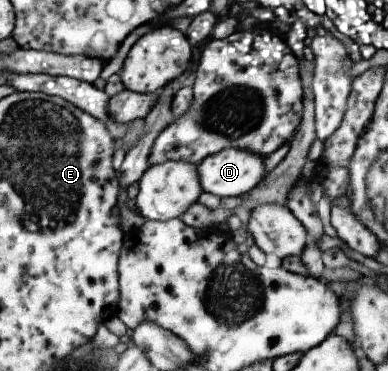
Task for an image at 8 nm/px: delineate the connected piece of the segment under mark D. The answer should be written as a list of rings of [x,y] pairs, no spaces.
[[[235,148],[204,157],[197,165],[202,191],[219,197],[239,197],[253,189],[267,173],[263,157]]]

